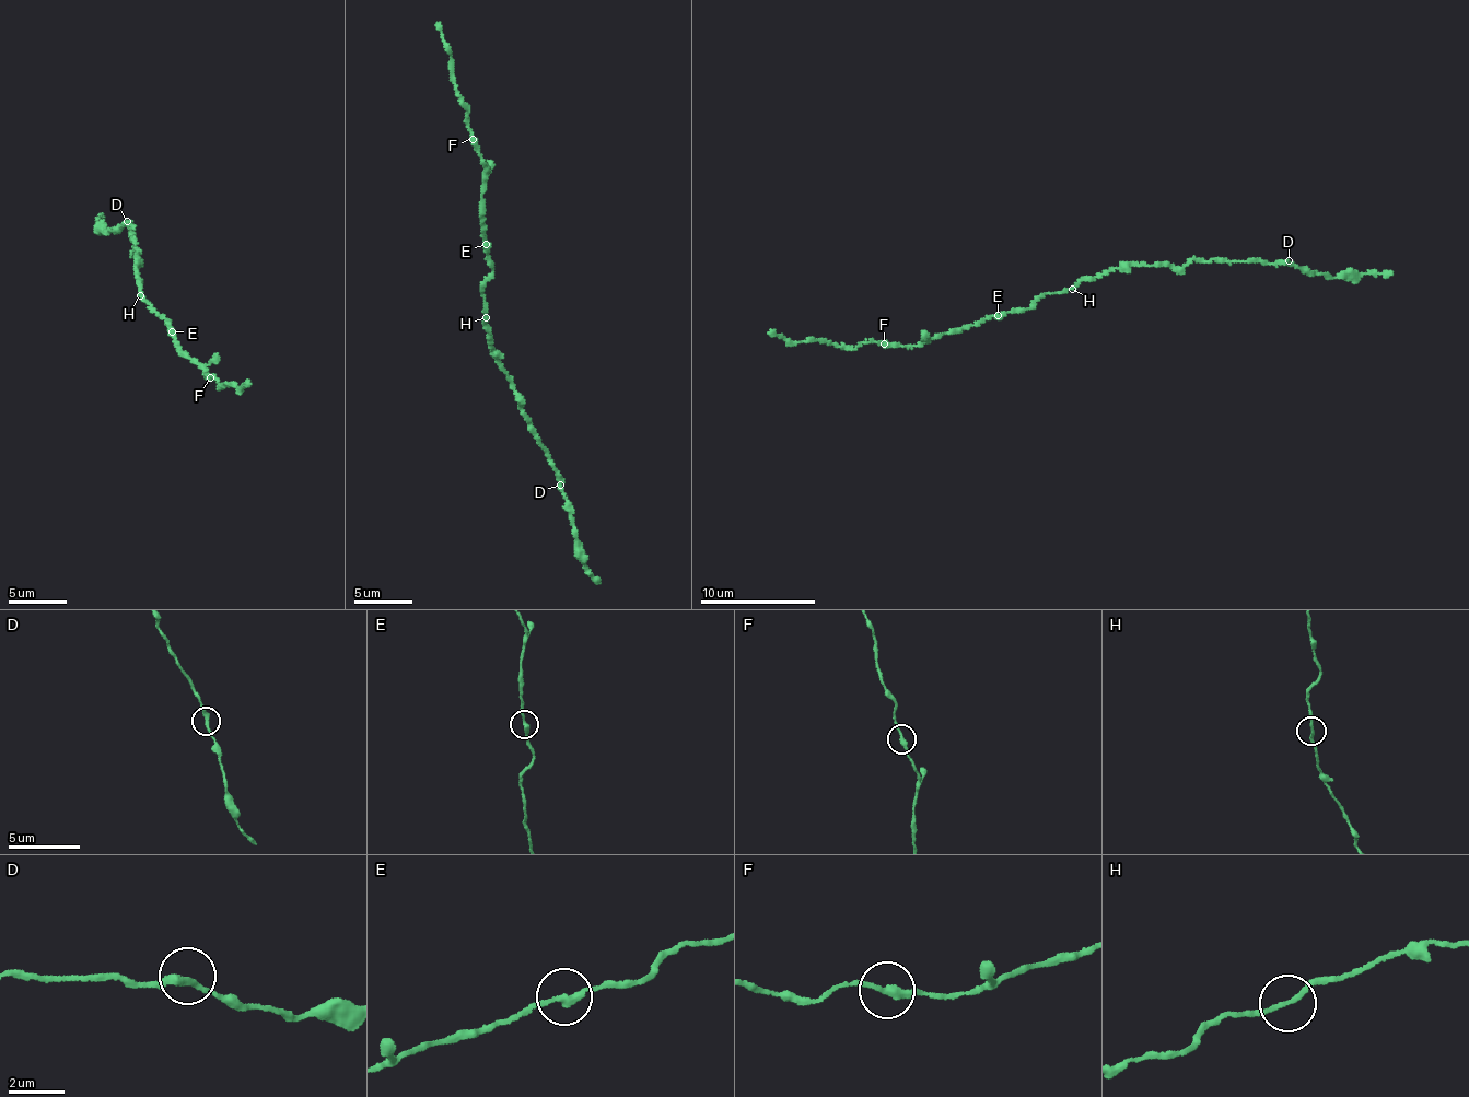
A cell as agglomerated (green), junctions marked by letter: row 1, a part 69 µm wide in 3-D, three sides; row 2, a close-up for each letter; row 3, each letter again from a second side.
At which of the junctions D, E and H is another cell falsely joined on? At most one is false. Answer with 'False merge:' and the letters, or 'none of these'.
False merge: none of these

